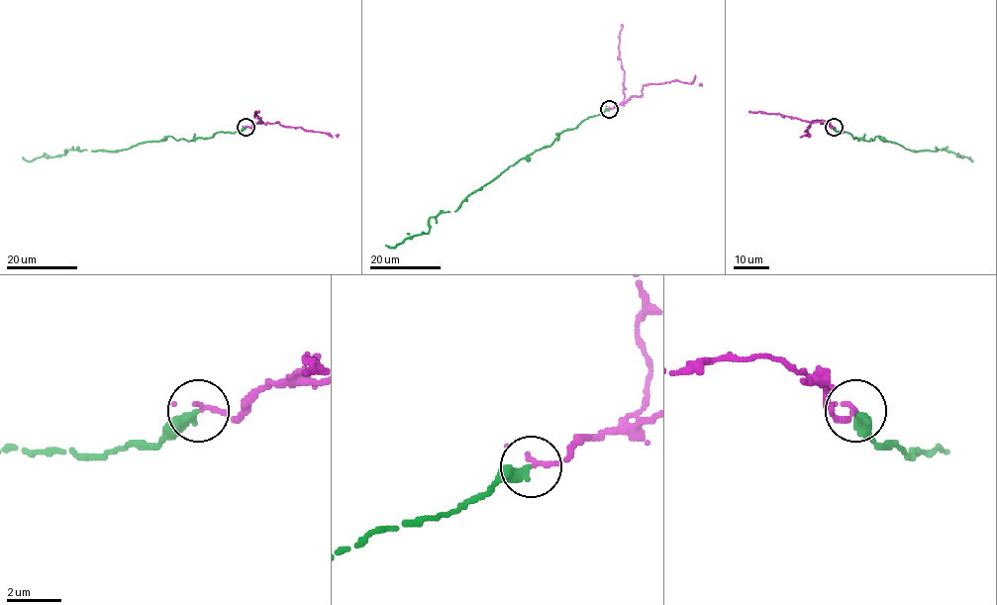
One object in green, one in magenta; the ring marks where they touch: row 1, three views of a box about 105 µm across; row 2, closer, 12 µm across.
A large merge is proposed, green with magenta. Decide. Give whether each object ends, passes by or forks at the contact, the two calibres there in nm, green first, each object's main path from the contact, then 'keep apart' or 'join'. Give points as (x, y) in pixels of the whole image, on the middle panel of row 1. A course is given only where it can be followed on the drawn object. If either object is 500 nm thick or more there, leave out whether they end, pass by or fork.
green ends; magenta ends; calibres 360 and 200 nm; course green (609, 108), (563, 131), (550, 145), (474, 190), (456, 210), (431, 217), (427, 233), (394, 248), (385, 245); course magenta (609, 108), (634, 96), (639, 97), (642, 87), (648, 83), (678, 80), (700, 83); keep apart

